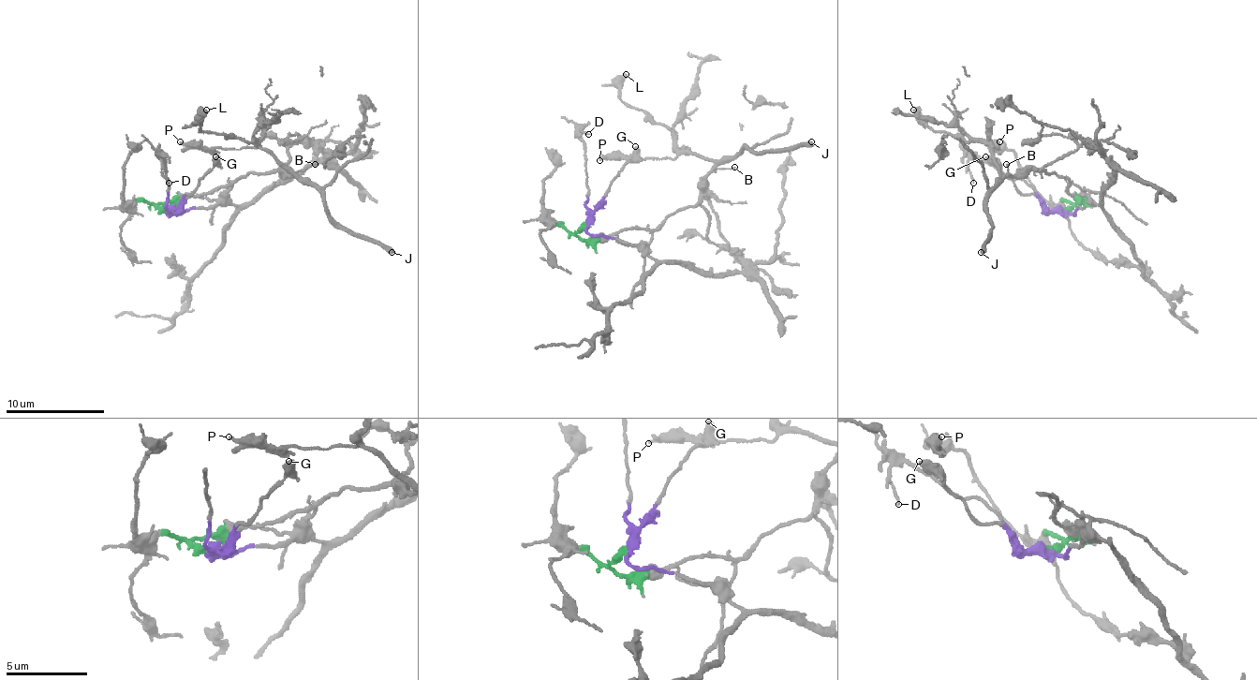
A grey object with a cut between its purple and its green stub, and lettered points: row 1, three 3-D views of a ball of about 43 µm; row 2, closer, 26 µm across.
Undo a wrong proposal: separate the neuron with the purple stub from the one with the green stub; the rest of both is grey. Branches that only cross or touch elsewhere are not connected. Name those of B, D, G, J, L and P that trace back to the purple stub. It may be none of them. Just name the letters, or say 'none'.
D, G

